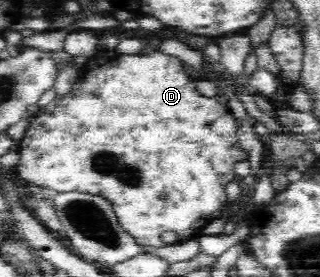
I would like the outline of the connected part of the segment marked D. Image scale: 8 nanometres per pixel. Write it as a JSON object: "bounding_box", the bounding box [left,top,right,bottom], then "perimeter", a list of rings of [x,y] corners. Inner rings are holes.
{"bounding_box":[16,48,248,247],"perimeter":[[[102,48],[98,53],[87,57],[87,61],[81,67],[80,77],[73,83],[71,91],[67,95],[58,97],[53,105],[47,107],[43,113],[31,118],[29,130],[18,147],[20,160],[16,169],[21,179],[26,183],[50,187],[55,191],[86,191],[93,195],[102,195],[113,204],[120,226],[138,244],[163,247],[167,245],[161,238],[161,234],[165,231],[177,233],[177,241],[174,244],[182,244],[195,239],[201,230],[213,221],[213,213],[221,209],[223,203],[227,201],[225,187],[237,176],[233,166],[237,161],[248,159],[248,153],[238,145],[237,122],[228,106],[221,105],[216,98],[206,97],[199,93],[182,65],[183,62],[178,58],[159,51],[150,51],[147,54],[123,54]]]}

